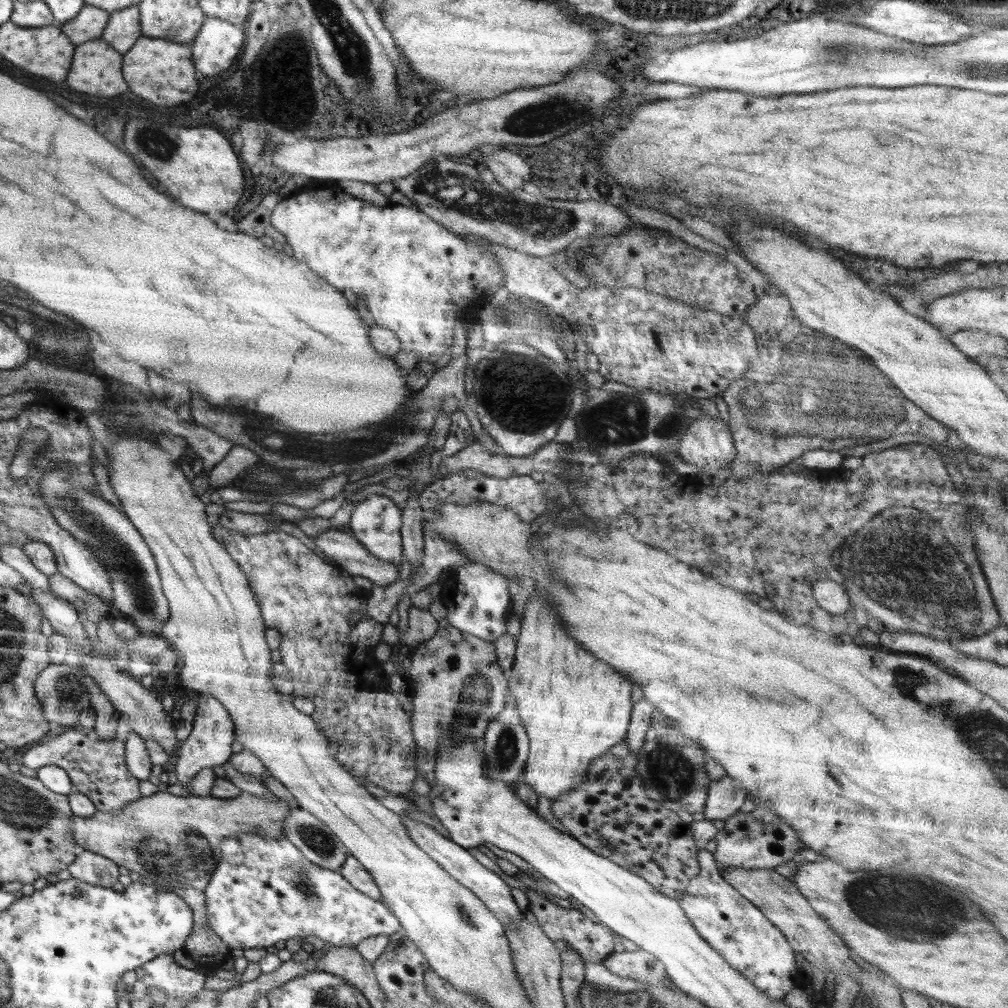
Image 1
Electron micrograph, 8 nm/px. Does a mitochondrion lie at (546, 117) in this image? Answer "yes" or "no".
yes

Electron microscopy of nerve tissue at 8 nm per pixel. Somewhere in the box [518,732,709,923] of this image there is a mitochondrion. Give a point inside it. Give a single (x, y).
(674, 770)

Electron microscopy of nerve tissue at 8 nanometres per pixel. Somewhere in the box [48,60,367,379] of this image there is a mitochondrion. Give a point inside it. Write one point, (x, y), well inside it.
(154, 143)

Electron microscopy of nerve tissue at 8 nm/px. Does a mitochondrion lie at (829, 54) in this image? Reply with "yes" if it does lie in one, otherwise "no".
yes

